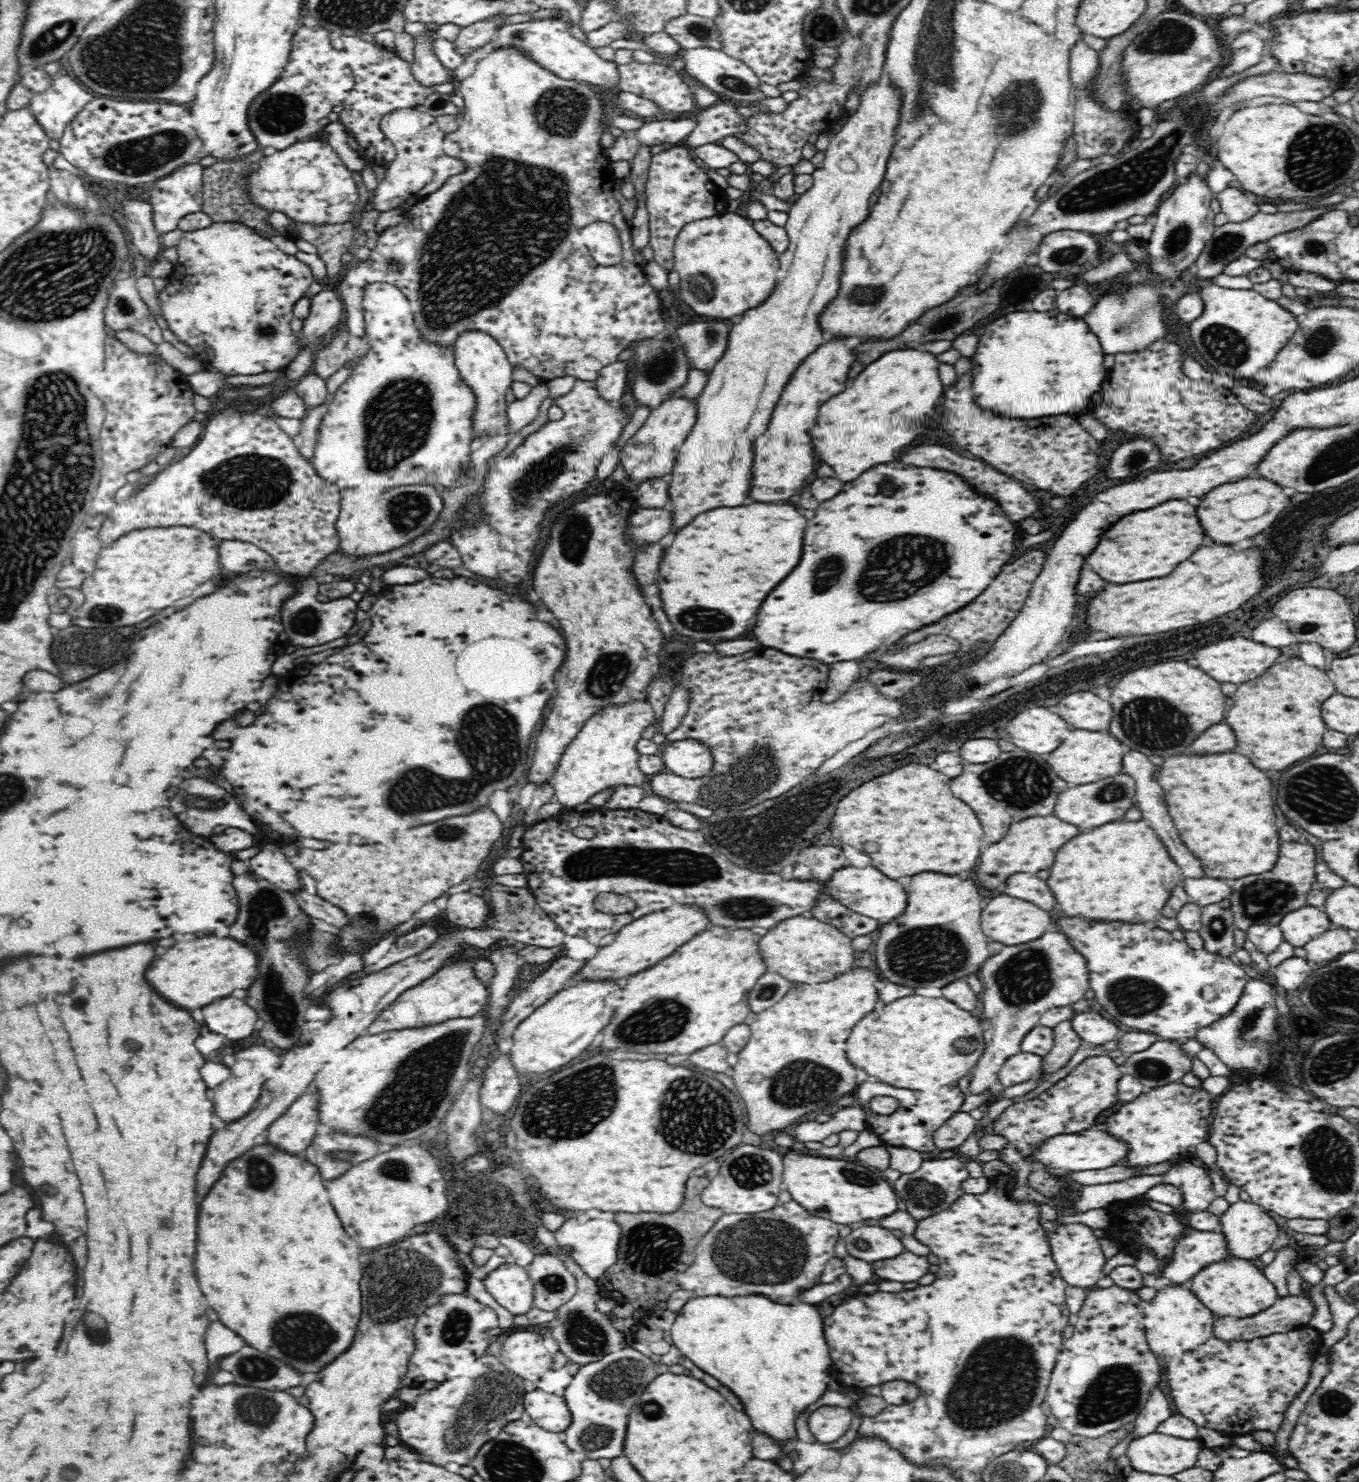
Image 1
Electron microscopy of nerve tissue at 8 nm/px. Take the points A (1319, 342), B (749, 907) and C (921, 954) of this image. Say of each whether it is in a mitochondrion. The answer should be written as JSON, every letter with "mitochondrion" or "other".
{"A":"mitochondrion","B":"mitochondrion","C":"mitochondrion"}

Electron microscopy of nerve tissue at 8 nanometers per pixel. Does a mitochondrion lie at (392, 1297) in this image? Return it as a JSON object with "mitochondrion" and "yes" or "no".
{"mitochondrion":"yes"}

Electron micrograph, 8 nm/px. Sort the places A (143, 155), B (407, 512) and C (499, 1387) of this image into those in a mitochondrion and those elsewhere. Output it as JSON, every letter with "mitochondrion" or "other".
{"A":"mitochondrion","B":"mitochondrion","C":"mitochondrion"}

